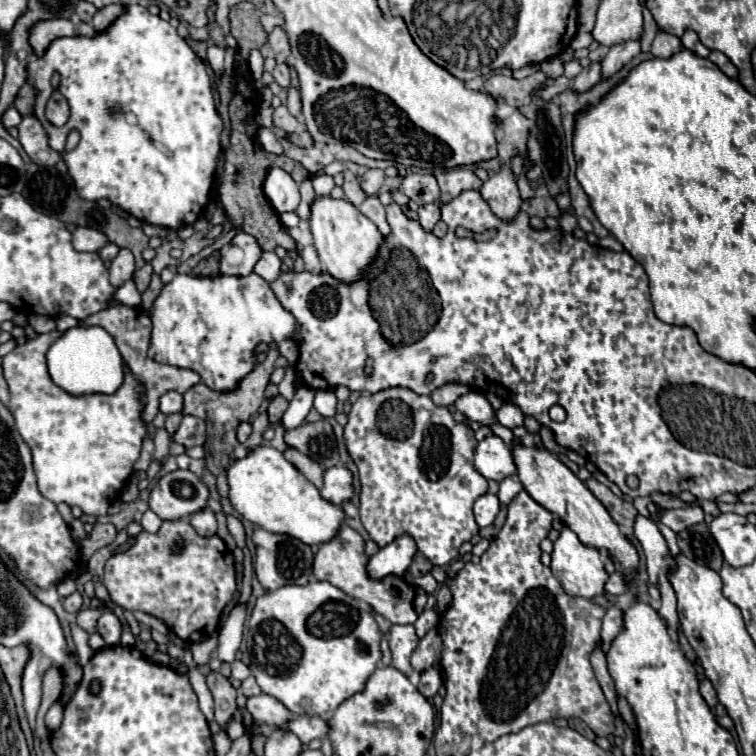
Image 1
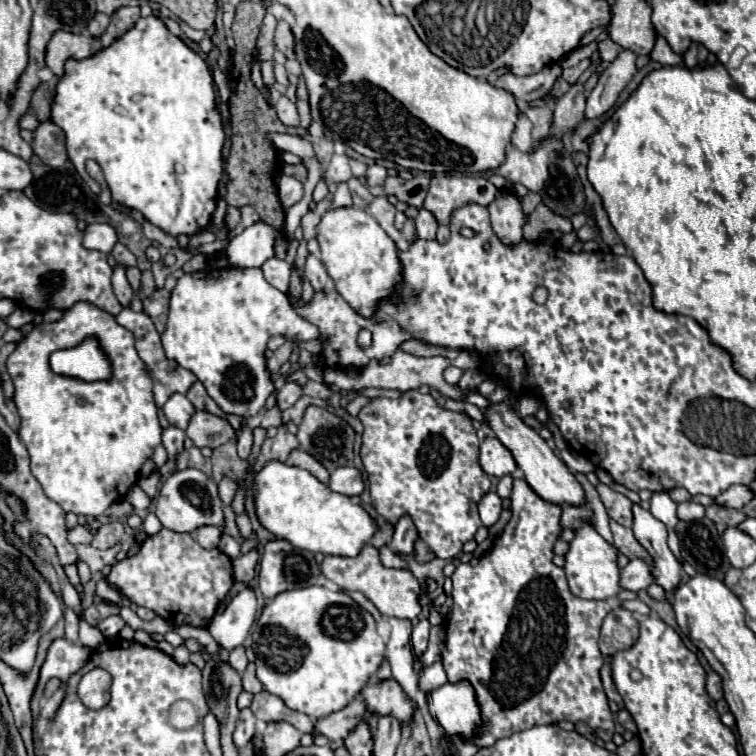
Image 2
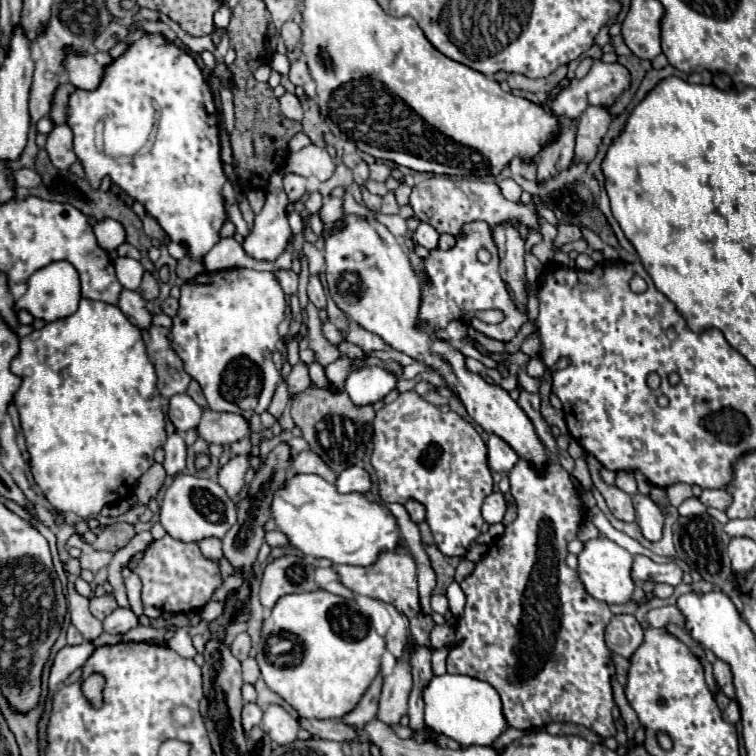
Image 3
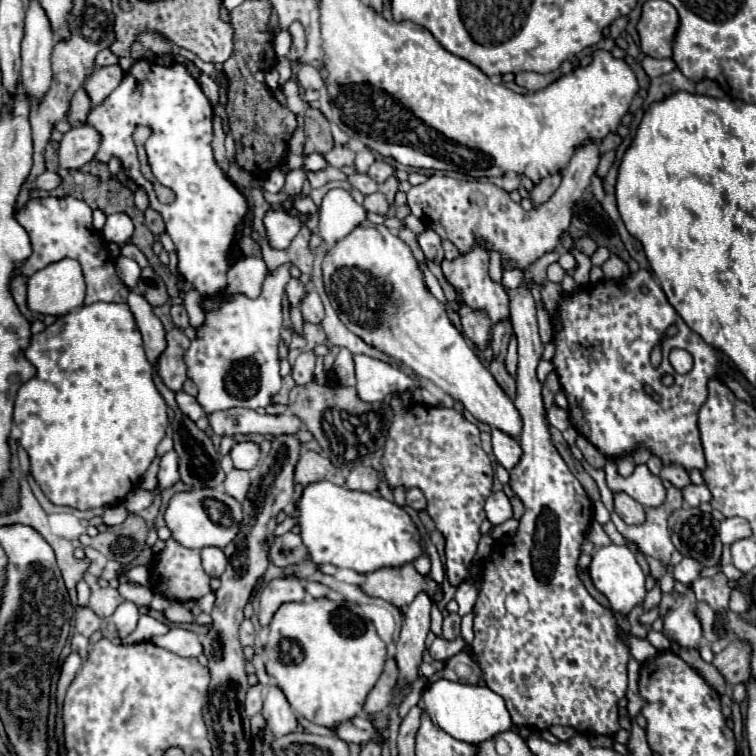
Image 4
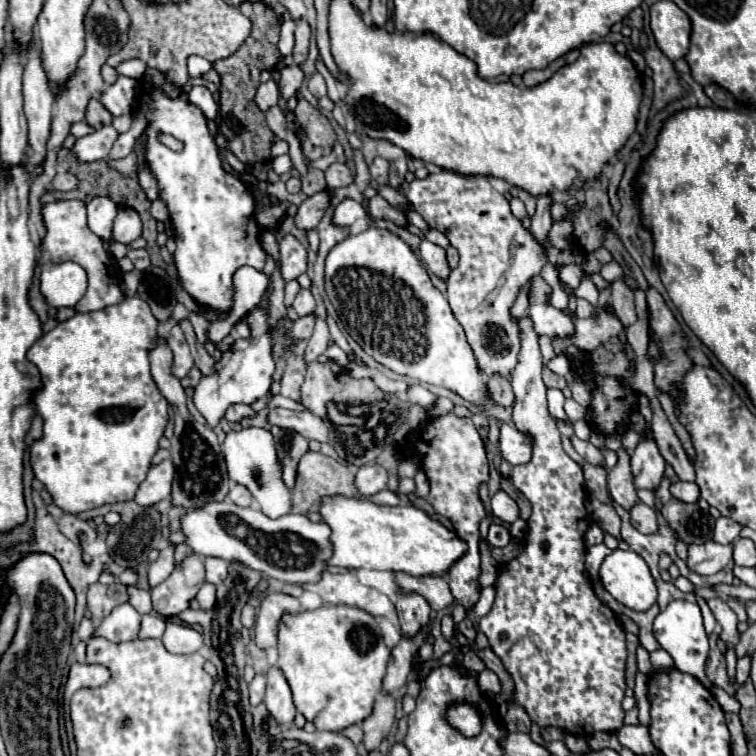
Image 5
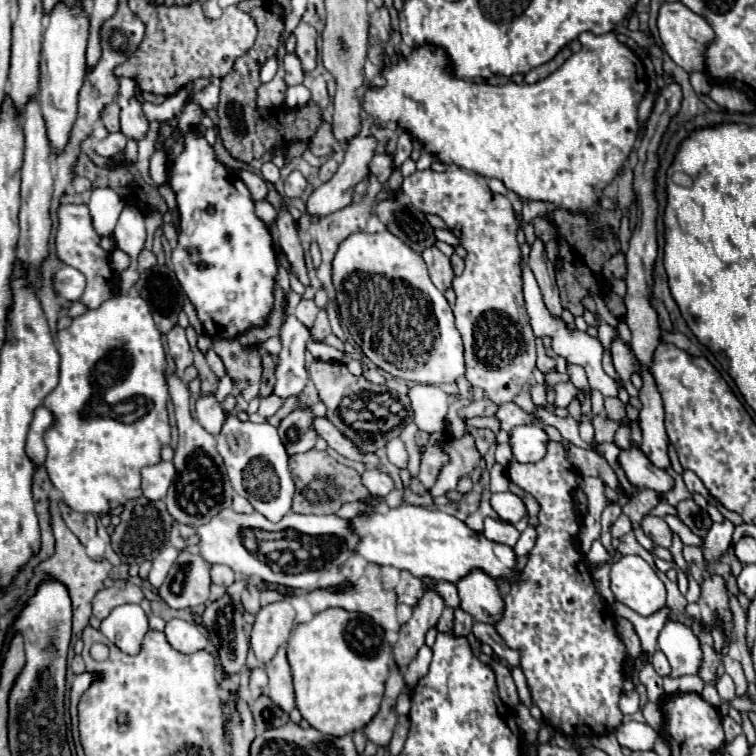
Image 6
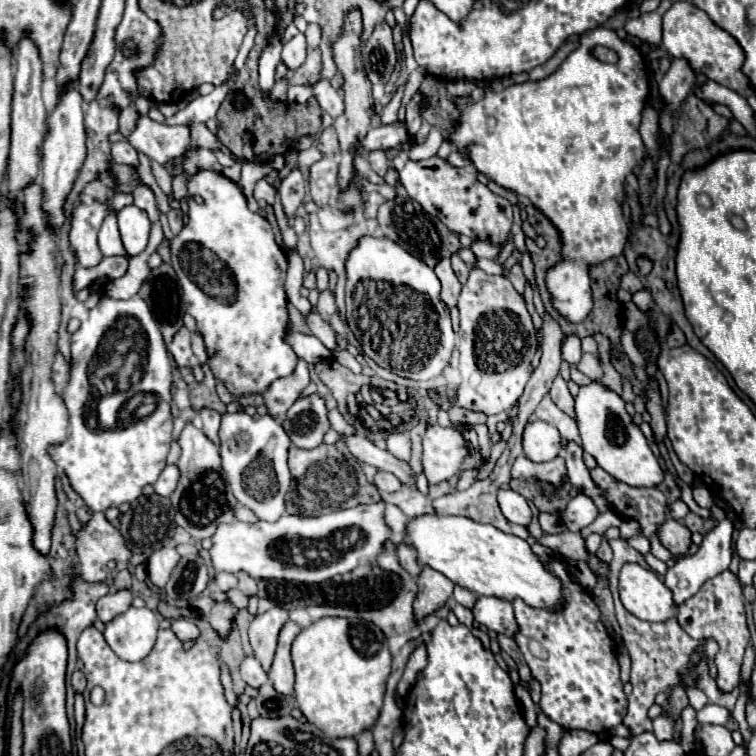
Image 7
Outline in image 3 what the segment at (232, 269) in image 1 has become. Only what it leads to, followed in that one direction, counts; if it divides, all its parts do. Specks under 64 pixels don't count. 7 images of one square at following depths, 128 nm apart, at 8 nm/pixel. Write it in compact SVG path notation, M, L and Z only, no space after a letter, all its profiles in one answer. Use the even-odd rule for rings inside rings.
M275 172L270 176L266 204L242 240L244 252L254 260L274 262L290 240L292 230L286 218L288 200L284 194L283 177L283 172Z

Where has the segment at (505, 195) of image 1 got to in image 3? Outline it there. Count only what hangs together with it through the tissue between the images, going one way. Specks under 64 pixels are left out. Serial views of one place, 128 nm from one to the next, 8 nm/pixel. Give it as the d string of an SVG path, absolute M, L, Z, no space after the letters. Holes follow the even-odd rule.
M496 226L492 228L492 238L500 252L500 274L508 282L508 290L516 300L518 308L526 308L526 292L524 292L524 238L512 226Z

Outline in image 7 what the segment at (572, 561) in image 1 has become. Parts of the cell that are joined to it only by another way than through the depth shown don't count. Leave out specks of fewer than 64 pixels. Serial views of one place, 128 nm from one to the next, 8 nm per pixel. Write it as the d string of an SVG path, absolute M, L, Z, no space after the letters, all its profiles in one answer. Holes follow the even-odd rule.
M624 564L620 570L620 600L628 612L640 620L664 622L676 614L672 592L656 572L640 564Z

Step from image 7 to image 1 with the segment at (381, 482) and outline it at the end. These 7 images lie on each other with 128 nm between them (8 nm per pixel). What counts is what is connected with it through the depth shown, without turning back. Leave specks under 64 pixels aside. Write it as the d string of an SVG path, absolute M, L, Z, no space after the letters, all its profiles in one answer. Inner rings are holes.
M334 466L324 472L324 486L320 490L320 496L328 500L330 504L340 506L344 500L350 500L354 494L352 488L352 474L344 466Z

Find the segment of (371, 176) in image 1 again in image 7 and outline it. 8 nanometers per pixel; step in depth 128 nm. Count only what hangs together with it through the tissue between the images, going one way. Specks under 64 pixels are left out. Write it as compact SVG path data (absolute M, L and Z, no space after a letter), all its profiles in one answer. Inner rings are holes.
M374 150L374 152L368 154L368 160L370 160L372 170L374 170L378 176L384 178L386 172L388 172L388 166L390 166L390 162L388 162L388 158L386 158L386 152L384 152L384 150Z

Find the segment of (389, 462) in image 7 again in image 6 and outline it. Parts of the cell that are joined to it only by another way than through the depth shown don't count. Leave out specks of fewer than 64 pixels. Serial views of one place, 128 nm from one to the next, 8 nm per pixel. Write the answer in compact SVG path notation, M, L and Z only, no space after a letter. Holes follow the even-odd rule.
M316 418L312 420L312 428L316 428L316 434L320 438L324 438L328 442L330 448L334 448L336 452L340 452L342 456L350 458L350 460L362 460L362 462L372 462L378 464L378 456L376 454L362 454L334 424L330 424L326 418Z

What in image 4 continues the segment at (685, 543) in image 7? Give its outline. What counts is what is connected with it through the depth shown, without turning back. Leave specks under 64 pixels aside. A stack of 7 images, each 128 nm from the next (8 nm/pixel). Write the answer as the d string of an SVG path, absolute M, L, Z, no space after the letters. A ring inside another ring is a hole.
M624 492L614 494L614 510L626 524L642 524L644 508Z

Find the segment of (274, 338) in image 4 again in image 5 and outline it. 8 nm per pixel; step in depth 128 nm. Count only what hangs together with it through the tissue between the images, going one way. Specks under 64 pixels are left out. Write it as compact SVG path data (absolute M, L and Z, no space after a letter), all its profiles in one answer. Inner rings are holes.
M286 236L280 242L280 274L288 282L304 272L306 272L306 250L294 236ZM254 306L242 322L250 328L248 338L236 338L234 344L222 352L222 358L214 362L214 372L202 376L198 386L194 388L194 404L198 412L206 418L210 426L216 426L218 420L224 416L226 408L232 404L254 404L270 394L270 386L274 382L274 356L272 356L272 330L268 322L268 308Z

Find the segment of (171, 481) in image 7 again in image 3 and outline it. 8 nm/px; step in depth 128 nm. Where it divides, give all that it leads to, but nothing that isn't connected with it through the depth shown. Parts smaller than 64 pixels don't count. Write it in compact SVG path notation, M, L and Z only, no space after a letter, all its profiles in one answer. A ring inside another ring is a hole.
M174 432L168 436L168 440L164 442L164 470L170 476L176 476L178 472L182 472L186 468L186 442L182 438L180 432Z

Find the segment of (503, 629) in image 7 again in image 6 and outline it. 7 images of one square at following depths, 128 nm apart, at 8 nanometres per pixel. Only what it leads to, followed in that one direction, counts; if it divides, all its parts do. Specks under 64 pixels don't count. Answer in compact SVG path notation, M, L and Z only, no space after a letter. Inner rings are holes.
M468 572L456 582L460 608L474 616L476 622L494 624L502 614L502 596L496 582L486 572Z

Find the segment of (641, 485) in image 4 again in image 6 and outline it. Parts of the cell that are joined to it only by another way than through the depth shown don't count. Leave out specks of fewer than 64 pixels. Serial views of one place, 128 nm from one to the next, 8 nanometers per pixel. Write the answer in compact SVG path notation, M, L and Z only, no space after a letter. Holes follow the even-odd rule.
M644 372L642 374L644 386L640 390L640 418L638 418L638 426L642 430L642 444L640 450L648 456L648 460L652 460L652 464L656 464L656 468L668 468L670 460L668 460L668 436L664 430L664 408L662 408L662 398L656 390L654 378Z

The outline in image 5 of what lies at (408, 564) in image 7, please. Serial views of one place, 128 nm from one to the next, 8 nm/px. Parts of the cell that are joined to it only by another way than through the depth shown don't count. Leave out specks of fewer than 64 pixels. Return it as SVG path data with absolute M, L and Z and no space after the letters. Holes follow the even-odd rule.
M397 592L398 600L395 604L402 624L402 636L416 636L424 624L430 624L430 606L424 597L416 593L403 594Z

